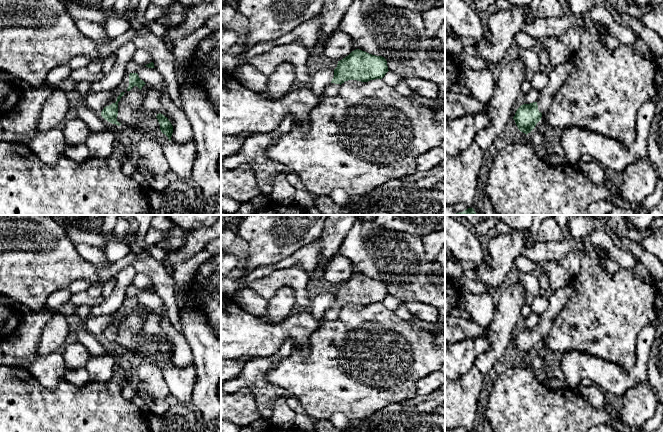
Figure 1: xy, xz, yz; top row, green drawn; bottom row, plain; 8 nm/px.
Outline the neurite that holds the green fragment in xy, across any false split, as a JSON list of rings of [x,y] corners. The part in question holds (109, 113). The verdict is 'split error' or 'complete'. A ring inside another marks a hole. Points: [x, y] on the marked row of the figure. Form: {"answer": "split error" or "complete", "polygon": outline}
{"answer": "split error", "polygon": [[[130,73],[128,76],[125,76],[121,83],[117,86],[119,95],[107,102],[101,112],[101,116],[108,122],[120,126],[121,123],[117,121],[118,102],[126,91],[130,91],[134,86],[137,86],[141,90],[145,84],[146,83],[139,78],[137,73]]]}

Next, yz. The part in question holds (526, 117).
{"answer": "split error", "polygon": [[[570,60],[554,67],[548,74],[546,87],[540,91],[539,99],[530,104],[523,104],[517,109],[513,119],[521,132],[527,135],[535,128],[543,112],[549,107],[554,94],[561,89],[572,69],[573,63]]]}

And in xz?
{"answer": "split error", "polygon": [[[356,49],[338,61],[331,83],[325,87],[322,97],[333,97],[338,94],[342,83],[348,80],[368,82],[382,79],[388,72],[387,61],[382,56],[369,54]]]}

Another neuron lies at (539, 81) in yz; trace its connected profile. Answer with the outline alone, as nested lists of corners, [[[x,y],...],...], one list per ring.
[[[538,70],[533,72],[533,78],[531,81],[532,88],[540,92],[546,87],[547,83],[548,83],[548,74]]]

